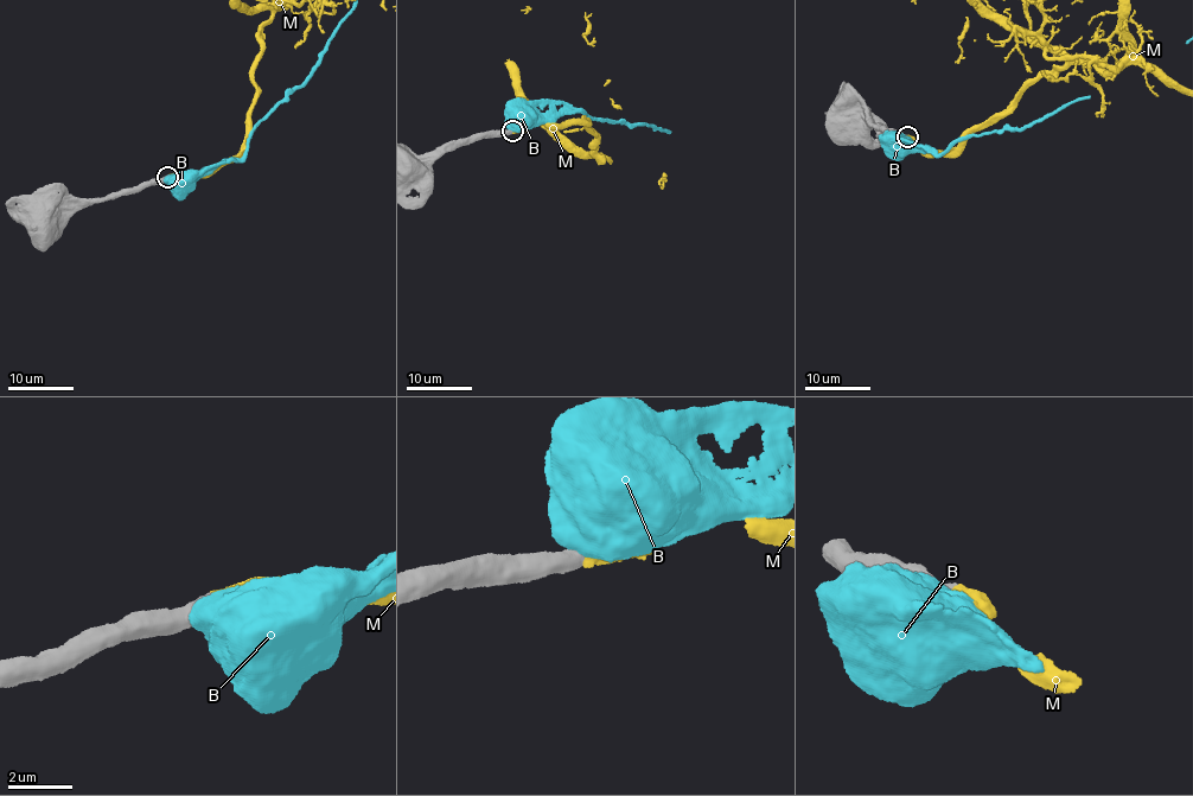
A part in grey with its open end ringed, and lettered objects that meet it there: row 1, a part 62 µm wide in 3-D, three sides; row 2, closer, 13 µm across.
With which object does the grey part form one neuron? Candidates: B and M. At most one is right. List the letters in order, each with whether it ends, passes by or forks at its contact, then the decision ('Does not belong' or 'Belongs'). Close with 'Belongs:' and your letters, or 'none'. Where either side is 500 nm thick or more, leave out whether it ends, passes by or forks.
B: Does not belong
M: Belongs
Belongs: M

